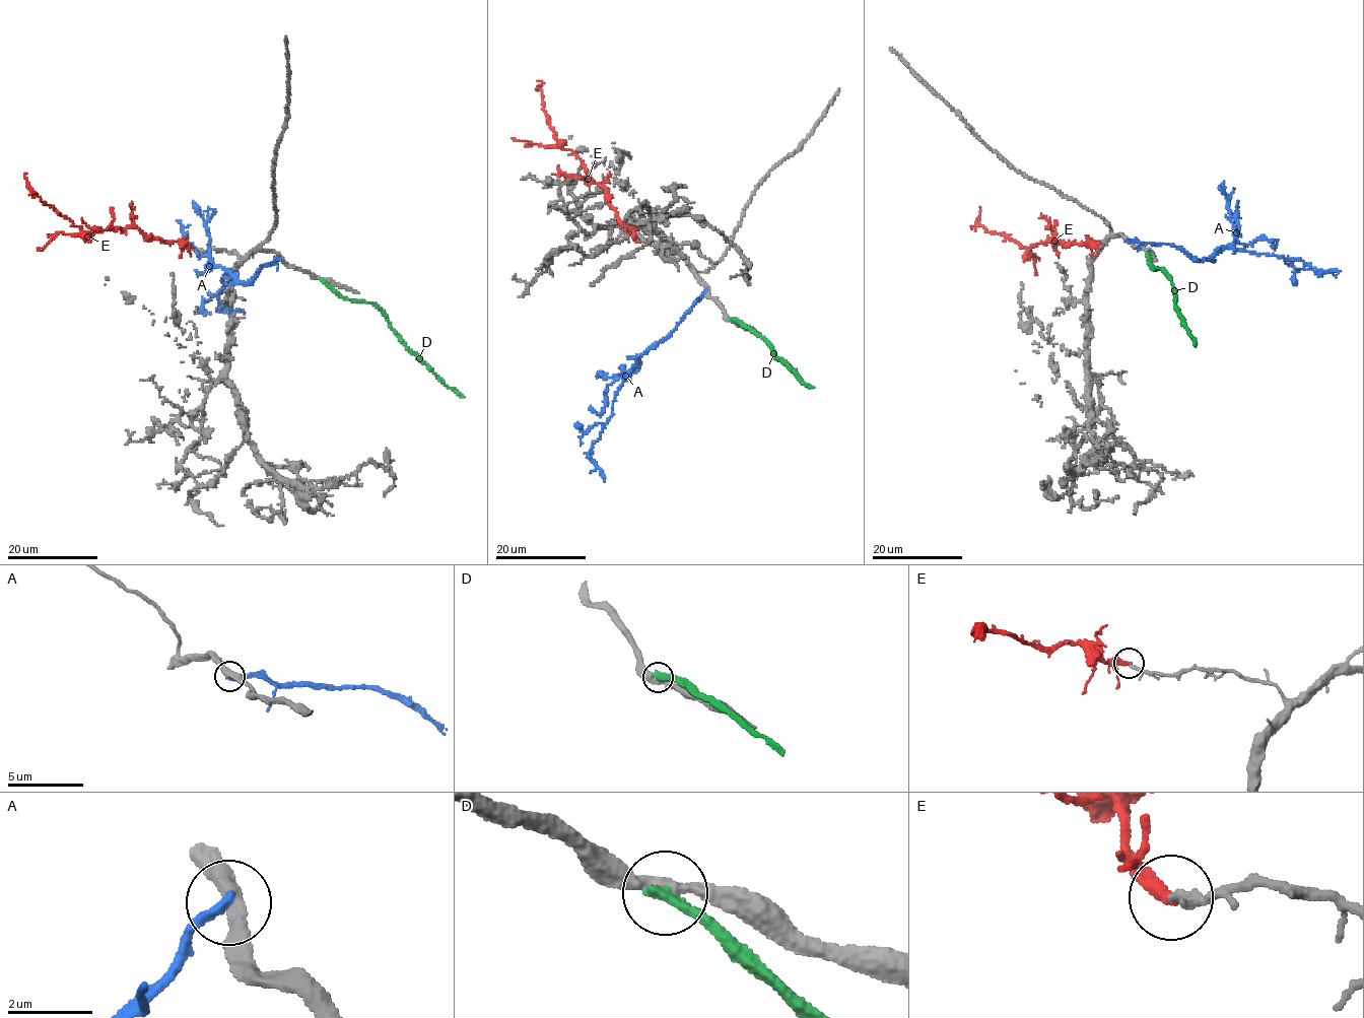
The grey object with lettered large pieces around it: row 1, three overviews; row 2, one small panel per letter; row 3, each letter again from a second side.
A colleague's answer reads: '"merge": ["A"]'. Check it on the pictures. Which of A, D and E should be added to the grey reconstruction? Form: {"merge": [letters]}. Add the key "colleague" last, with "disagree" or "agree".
{"merge": ["E"], "colleague": "disagree"}

